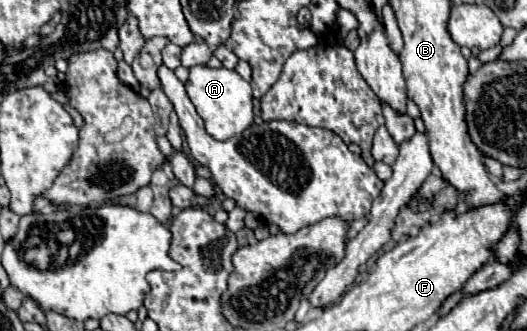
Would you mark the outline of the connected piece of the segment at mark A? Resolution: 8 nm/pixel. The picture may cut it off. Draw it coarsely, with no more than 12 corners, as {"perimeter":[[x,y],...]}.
{"perimeter":[[190,69],[188,97],[218,141],[254,121],[252,87],[236,71]]}

